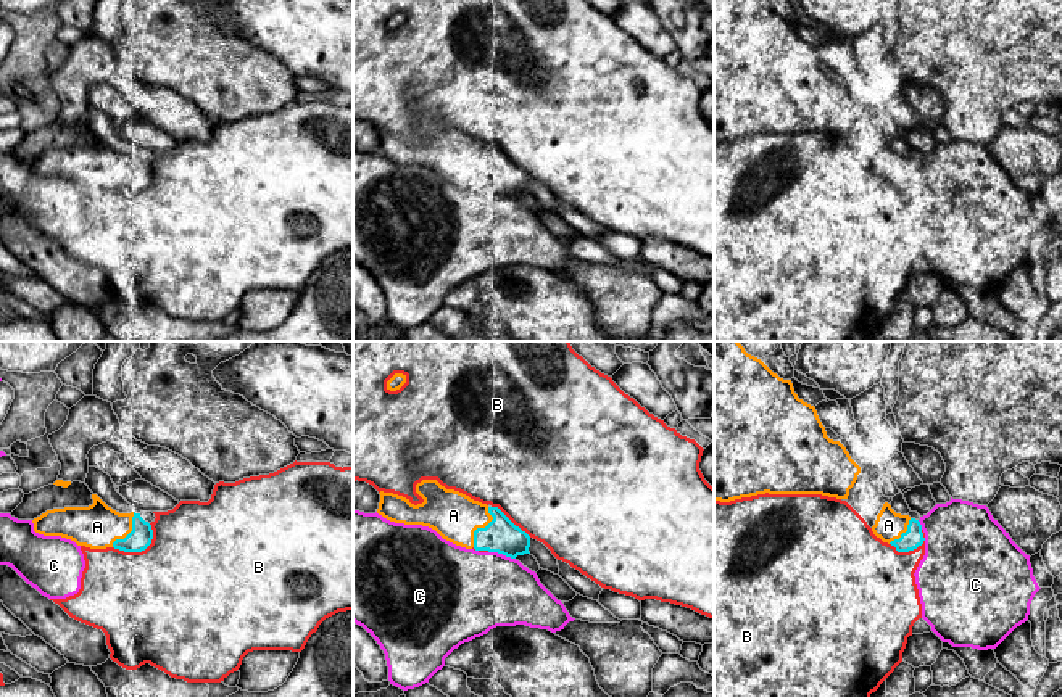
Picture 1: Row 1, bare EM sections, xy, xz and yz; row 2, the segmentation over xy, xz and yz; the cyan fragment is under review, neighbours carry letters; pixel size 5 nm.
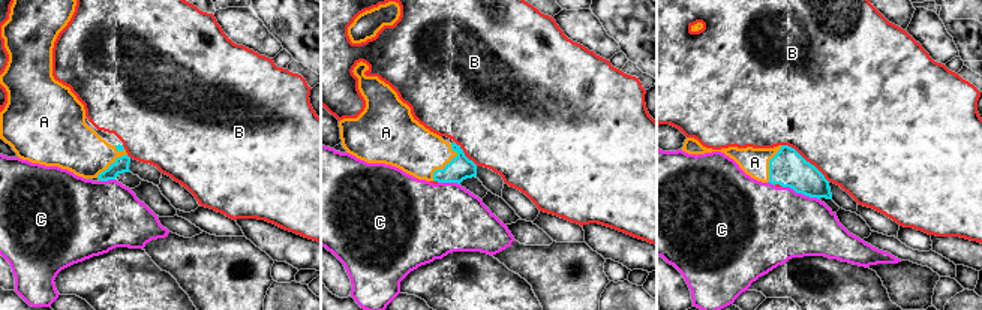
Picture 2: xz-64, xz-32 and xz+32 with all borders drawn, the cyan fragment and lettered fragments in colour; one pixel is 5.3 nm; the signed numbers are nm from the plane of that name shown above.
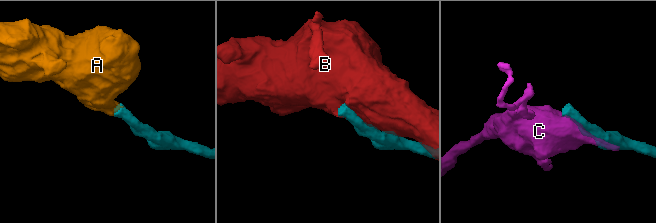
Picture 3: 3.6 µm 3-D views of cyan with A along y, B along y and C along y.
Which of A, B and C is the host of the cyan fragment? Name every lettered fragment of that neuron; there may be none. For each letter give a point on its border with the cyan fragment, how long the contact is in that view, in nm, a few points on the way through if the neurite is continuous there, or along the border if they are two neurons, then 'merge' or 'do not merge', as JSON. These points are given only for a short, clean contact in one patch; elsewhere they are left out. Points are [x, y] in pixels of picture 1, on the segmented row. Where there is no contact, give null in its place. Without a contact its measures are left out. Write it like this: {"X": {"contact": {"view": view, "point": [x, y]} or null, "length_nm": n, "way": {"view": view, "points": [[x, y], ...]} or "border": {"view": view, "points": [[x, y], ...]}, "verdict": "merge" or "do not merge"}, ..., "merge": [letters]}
{"A": {"contact": {"view": "xz", "point": [481, 528]}, "length_nm": 220, "verdict": "merge"}, "B": {"contact": {"view": "xy", "point": [141, 551]}, "length_nm": 240, "verdict": "do not merge"}, "C": {"contact": {"view": "xz", "point": [501, 552]}, "length_nm": 140, "verdict": "do not merge"}, "merge": ["A"]}

